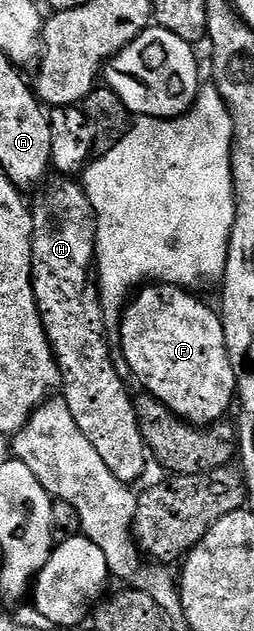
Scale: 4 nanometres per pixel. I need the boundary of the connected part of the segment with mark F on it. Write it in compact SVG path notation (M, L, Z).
M146 284L120 314L121 353L130 371L145 384L144 392L148 396L162 401L176 417L182 417L190 425L204 427L220 422L224 418L221 416L232 405L234 408L237 380L235 371L231 371L231 359L227 355L227 343L223 339L223 323L218 310L214 306L212 309L204 305L199 298L184 291L189 292L177 285Z

